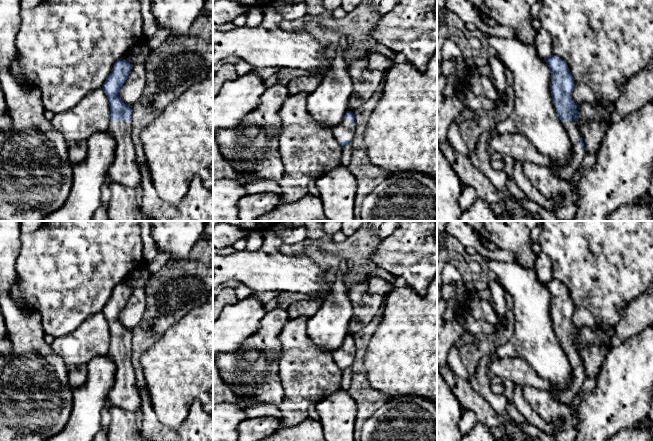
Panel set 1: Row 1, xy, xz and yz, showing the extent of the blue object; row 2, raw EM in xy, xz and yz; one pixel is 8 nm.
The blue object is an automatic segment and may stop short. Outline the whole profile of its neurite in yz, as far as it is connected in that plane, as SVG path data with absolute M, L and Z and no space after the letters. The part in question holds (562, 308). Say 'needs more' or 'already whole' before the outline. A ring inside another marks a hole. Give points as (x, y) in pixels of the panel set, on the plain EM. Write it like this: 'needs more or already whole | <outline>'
needs more | M552 279L545 282L551 295L551 320L556 336L572 366L572 382L567 389L552 392L553 397L561 404L569 405L572 399L580 392L586 379L586 374L579 353L579 340L577 327L572 323L575 306L567 287L558 280Z

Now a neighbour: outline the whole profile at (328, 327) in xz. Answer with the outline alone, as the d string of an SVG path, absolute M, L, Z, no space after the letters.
M338 275L331 284L332 291L319 310L308 319L307 335L324 351L333 352L343 345L353 316L346 289L348 278Z

